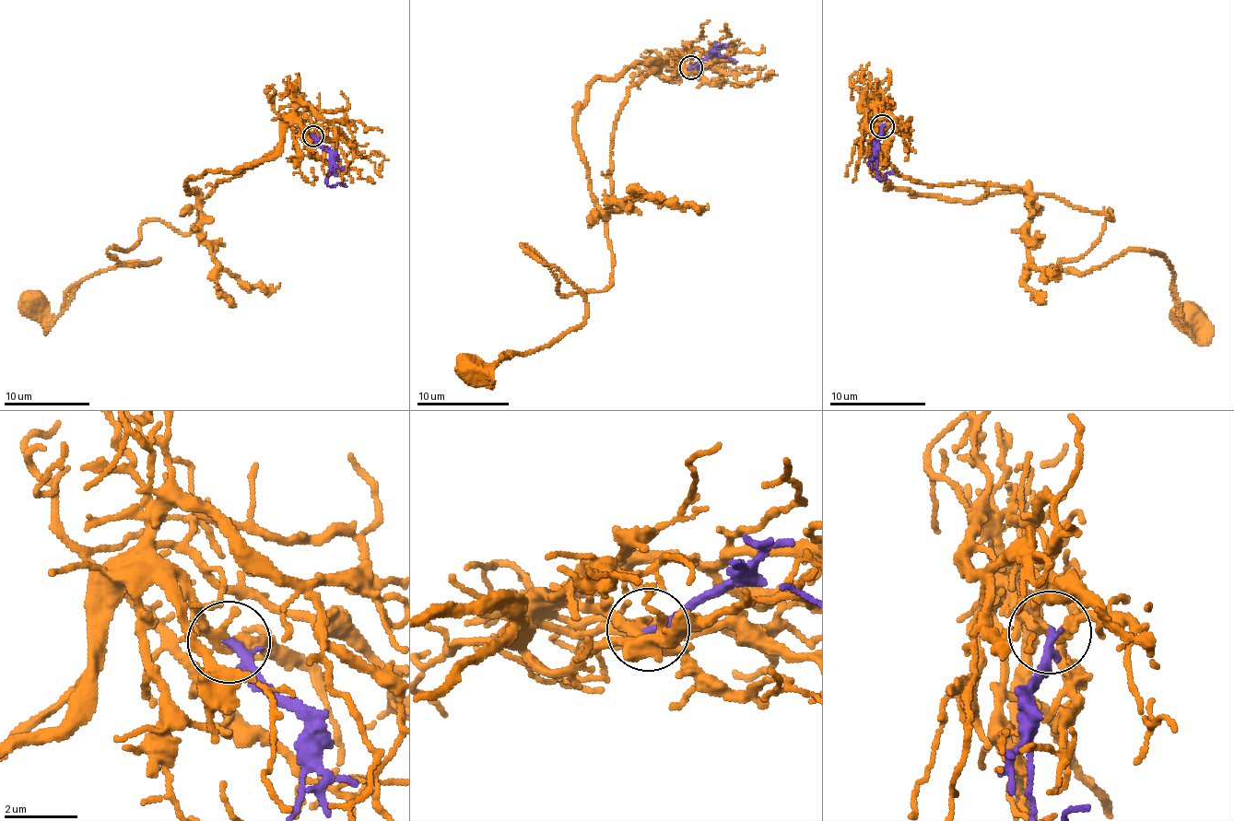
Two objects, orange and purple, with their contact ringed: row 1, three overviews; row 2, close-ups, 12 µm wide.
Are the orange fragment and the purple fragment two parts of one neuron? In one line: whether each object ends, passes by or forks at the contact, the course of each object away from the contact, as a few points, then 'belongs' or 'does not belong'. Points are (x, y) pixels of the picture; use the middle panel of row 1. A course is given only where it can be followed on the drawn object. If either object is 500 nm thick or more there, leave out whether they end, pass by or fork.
orange forks there; purple ends there; orange runs (688, 66), (658, 66), (618, 115), (612, 283), (562, 295), (521, 245), (563, 272), (585, 319), (456, 371); purple runs (691, 66), (711, 56), (714, 50), (737, 62); belongs

